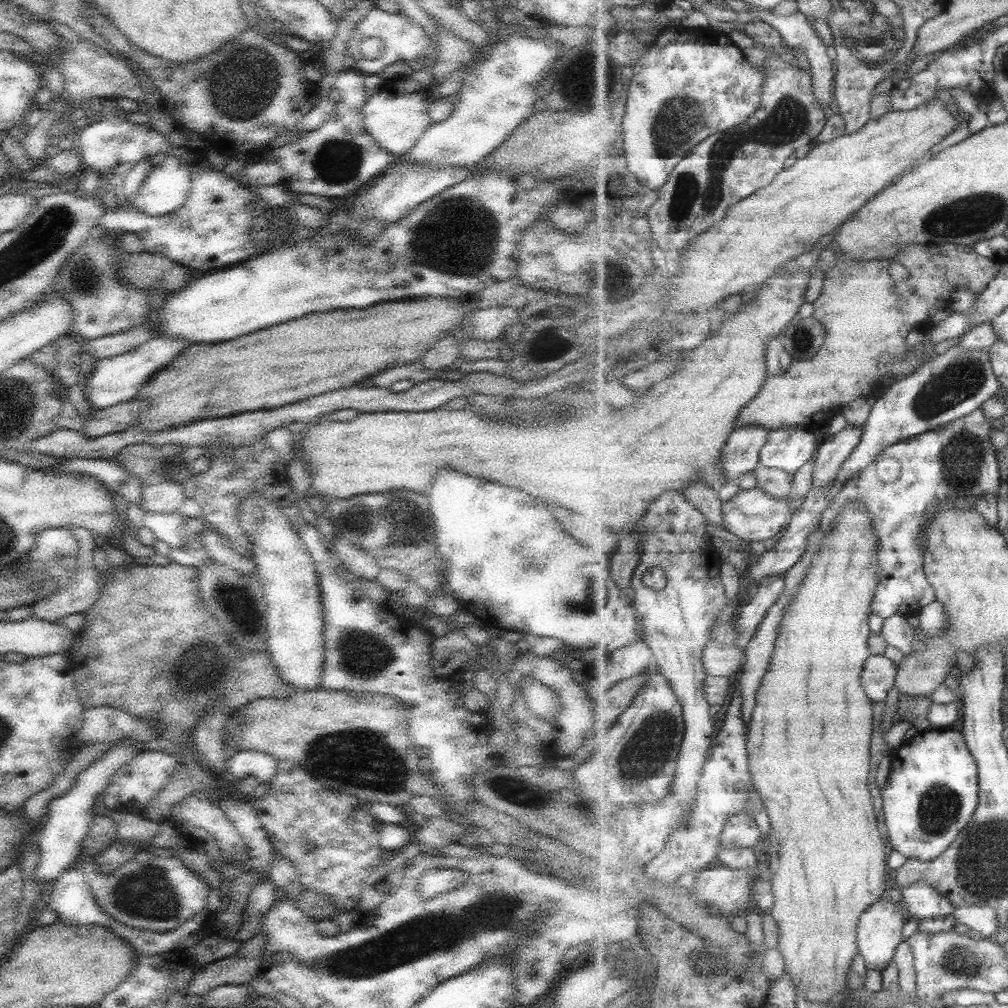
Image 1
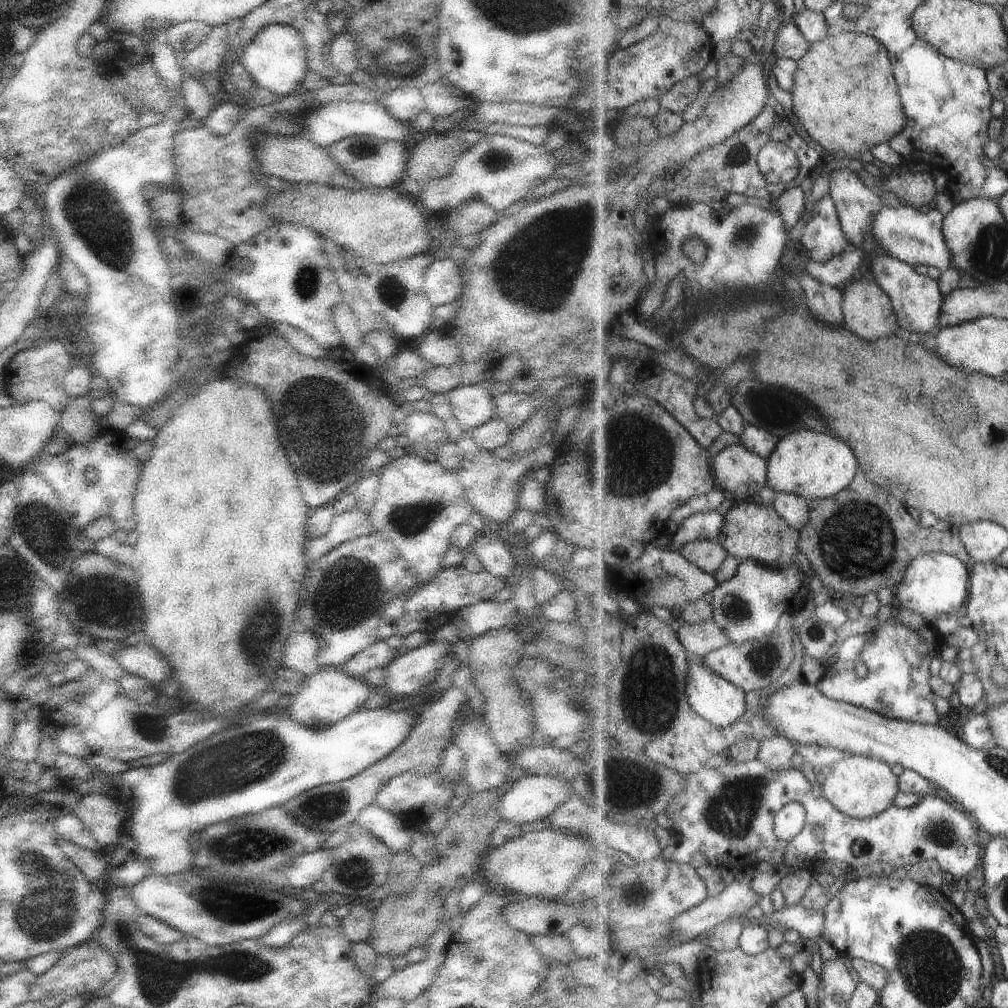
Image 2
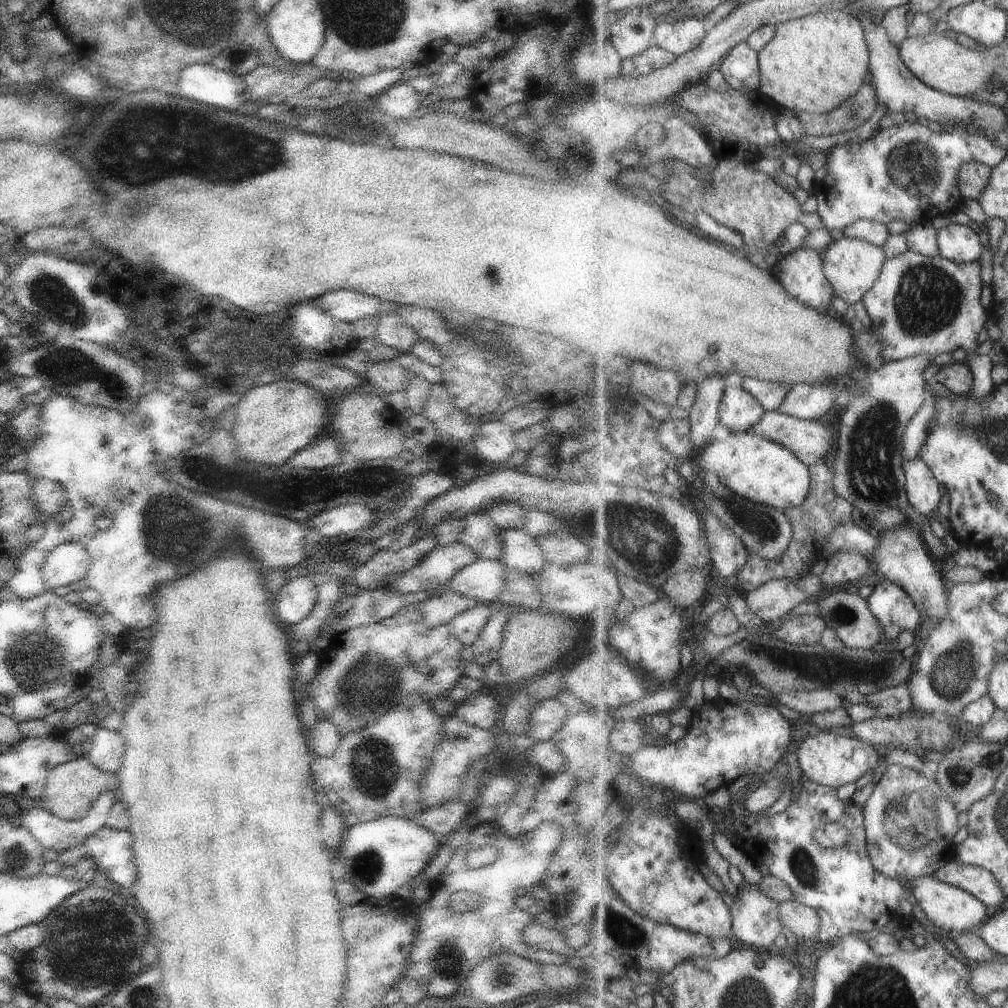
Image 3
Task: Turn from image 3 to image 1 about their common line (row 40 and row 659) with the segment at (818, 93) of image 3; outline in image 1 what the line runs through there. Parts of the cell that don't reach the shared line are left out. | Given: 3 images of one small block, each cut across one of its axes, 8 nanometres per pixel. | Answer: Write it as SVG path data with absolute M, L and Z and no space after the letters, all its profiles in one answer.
M849 502L841 510L840 515L832 524L832 531L824 534L822 545L817 549L816 555L811 559L807 572L802 576L789 604L784 608L780 625L778 626L777 640L773 649L768 669L761 679L761 688L757 692L753 718L748 728L748 758L752 784L761 796L771 825L771 835L766 844L765 865L769 866L773 878L772 891L775 895L775 905L770 909L773 918L779 927L780 939L778 948L783 956L785 972L789 973L799 988L800 994L805 995L814 1003L839 1006L844 1000L839 995L841 990L849 987L849 969L853 957L858 953L858 924L861 915L868 911L876 900L886 898L887 889L887 842L879 832L873 798L869 790L869 776L871 776L871 734L873 734L873 703L865 694L862 682L862 673L867 659L872 655L869 650L869 616L872 613L872 604L878 579L880 576L880 546L874 531L874 522L870 517L869 509L860 502Z

